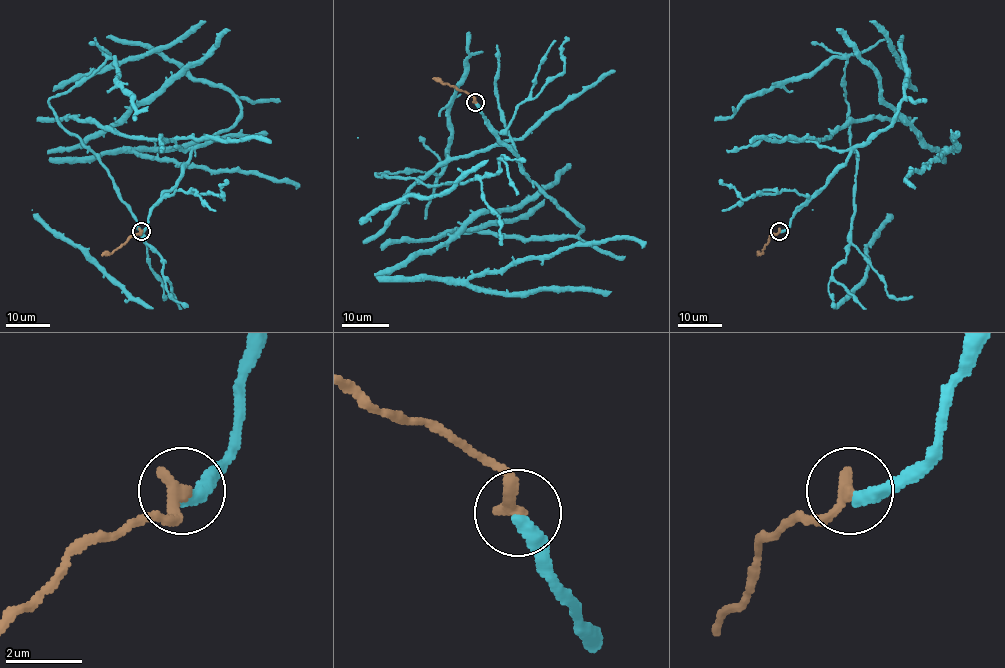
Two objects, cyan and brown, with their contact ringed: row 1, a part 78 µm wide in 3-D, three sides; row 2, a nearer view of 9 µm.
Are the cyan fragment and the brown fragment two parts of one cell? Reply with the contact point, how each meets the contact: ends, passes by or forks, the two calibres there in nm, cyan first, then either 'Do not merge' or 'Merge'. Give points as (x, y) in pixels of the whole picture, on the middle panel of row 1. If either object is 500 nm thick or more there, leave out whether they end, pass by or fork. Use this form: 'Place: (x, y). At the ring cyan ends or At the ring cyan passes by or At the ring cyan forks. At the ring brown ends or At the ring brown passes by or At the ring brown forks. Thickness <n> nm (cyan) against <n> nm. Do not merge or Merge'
Place: (475, 102). At the ring cyan ends. At the ring brown ends. Thickness 400 nm (cyan) against 360 nm. Do not merge

